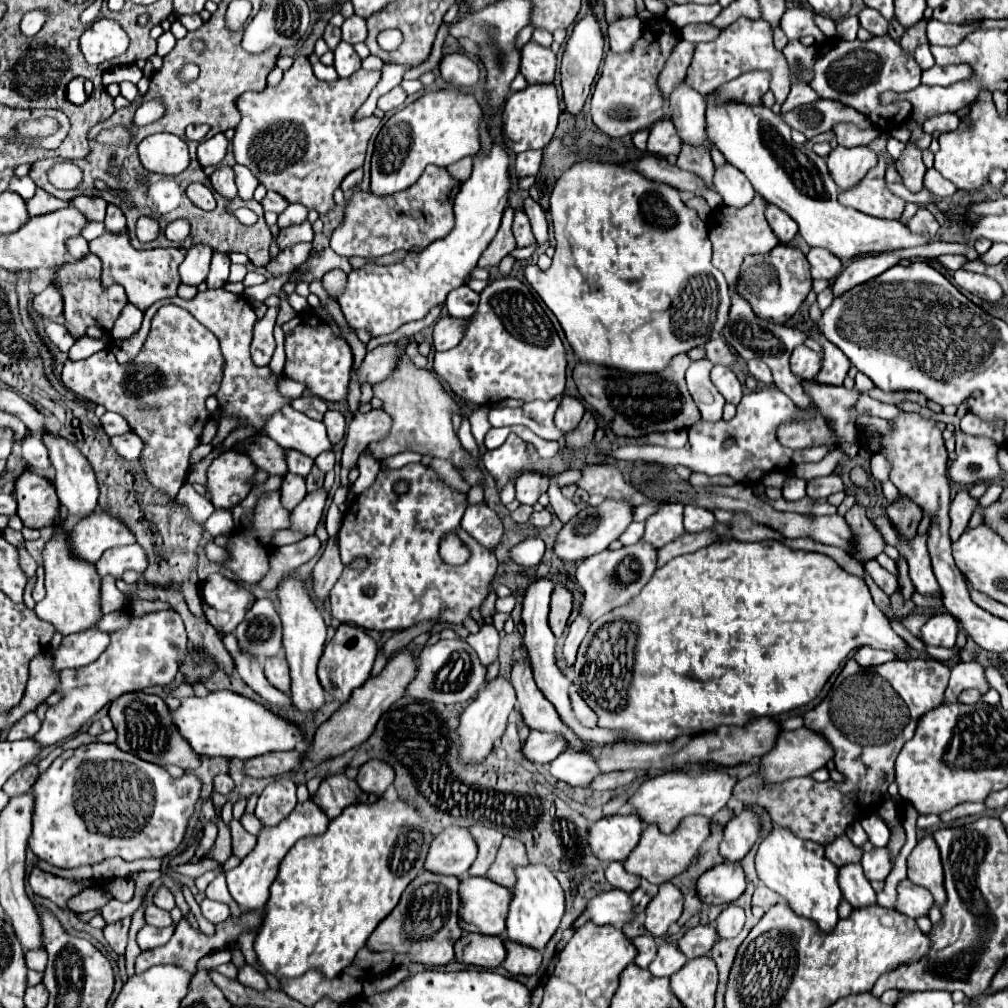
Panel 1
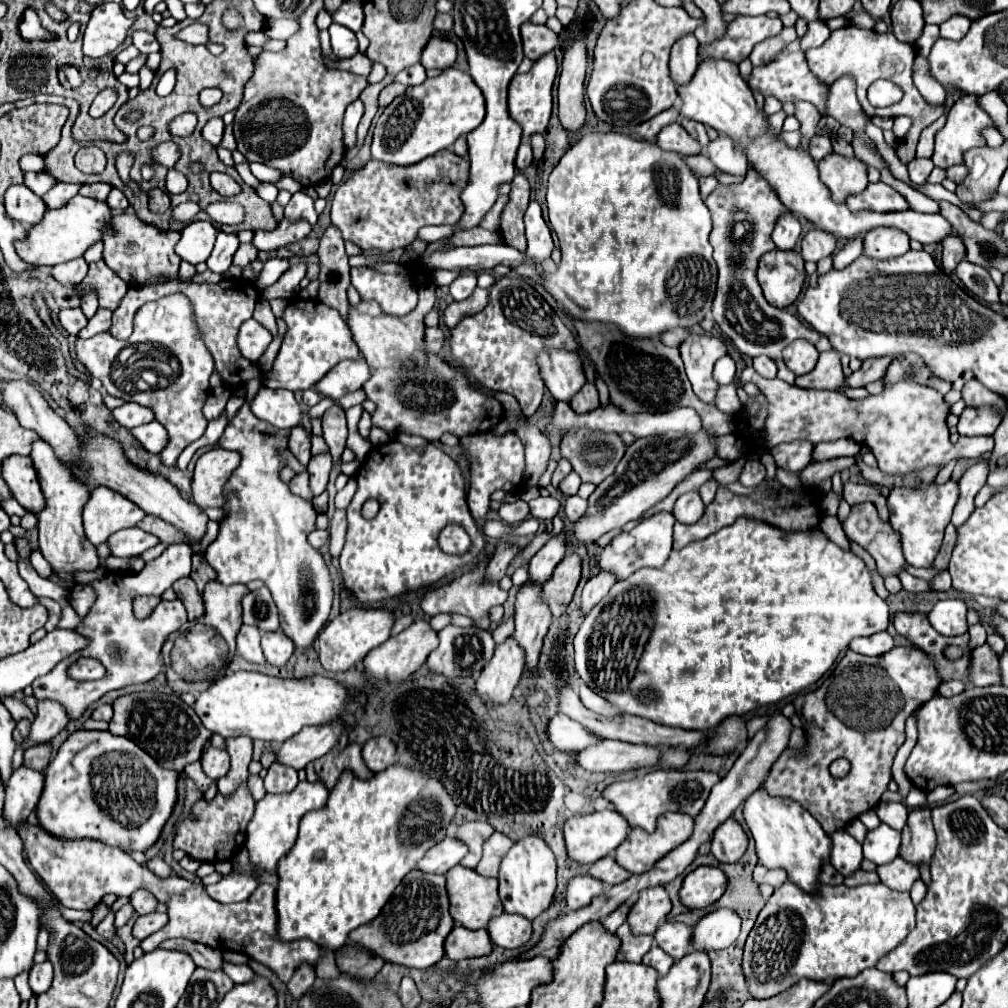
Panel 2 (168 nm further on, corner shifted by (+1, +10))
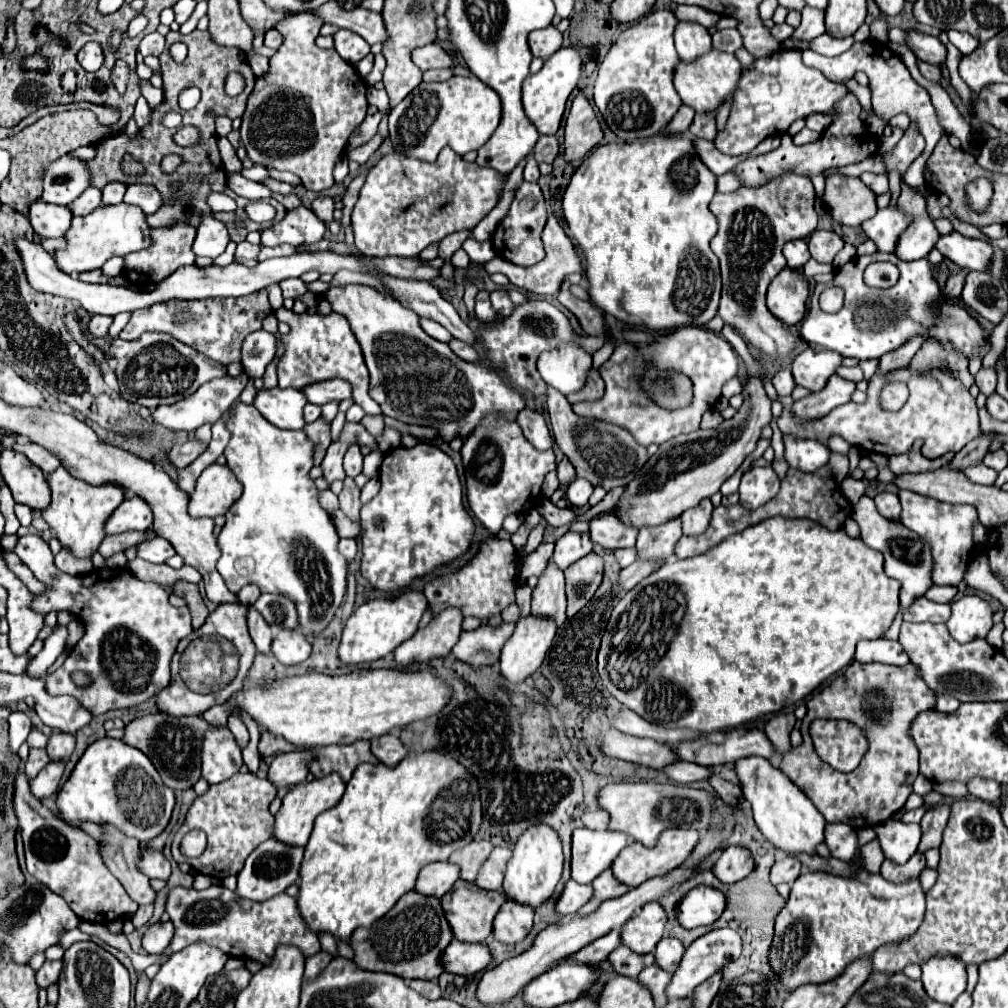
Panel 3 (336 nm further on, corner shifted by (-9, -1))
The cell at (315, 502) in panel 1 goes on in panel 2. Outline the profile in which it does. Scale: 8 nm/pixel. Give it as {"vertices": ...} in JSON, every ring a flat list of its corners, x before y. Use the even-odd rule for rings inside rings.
{"vertices":[[318,454,318,456,312,456,312,460,308,462,310,490,312,490,314,496,320,496,320,494,326,490,330,468,332,468,332,456,330,456,330,454]]}

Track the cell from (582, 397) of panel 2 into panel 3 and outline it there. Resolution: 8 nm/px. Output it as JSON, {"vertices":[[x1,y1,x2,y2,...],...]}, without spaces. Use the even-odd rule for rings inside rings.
{"vertices":[[592,367,586,375,586,383,580,391,574,391,568,395,568,401,570,403,576,403,576,401,592,401,592,399,600,399,600,395,604,393,604,381,600,377,600,373]]}

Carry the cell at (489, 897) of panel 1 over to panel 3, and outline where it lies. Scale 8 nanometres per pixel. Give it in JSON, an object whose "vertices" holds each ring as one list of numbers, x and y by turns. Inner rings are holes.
{"vertices":[[456,881,452,891,448,891,442,899,442,909,446,915,446,921,452,929,452,935,458,941,466,941,466,943,484,943,488,939,488,935,492,933,492,919,494,915,500,911,502,903,504,903,504,895,500,891,484,891,480,887,476,887,474,883,468,881]]}

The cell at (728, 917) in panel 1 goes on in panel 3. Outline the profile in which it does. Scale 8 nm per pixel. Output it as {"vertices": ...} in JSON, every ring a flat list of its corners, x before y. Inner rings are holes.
{"vertices":[[716,929,710,931,702,937,698,937,684,953,678,969,672,973,672,981,666,987,666,997,674,999,674,997,688,997,692,995,692,991,706,981,710,975,714,975,716,971,724,969,730,961,736,961,740,957,742,951,742,943,740,943,740,935,736,935,736,931,732,929]]}

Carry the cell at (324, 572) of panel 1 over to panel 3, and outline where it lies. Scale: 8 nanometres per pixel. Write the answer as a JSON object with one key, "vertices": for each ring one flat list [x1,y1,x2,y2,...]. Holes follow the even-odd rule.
{"vertices":[[352,477,344,479,344,489,342,489,342,493,338,497,340,497,340,509,350,519,358,521,360,519,360,507,362,507,362,503,360,503,360,489,356,487,356,483,354,483]]}

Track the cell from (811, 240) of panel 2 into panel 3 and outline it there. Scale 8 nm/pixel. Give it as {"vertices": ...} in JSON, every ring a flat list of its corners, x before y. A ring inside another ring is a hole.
{"vertices":[[814,231,808,241,812,257,820,263,832,263,836,253,844,247,844,241,834,231]]}

